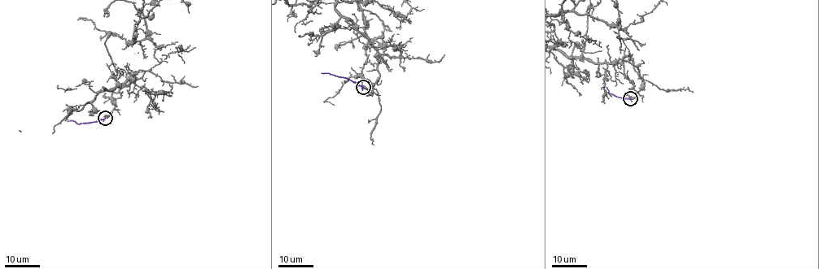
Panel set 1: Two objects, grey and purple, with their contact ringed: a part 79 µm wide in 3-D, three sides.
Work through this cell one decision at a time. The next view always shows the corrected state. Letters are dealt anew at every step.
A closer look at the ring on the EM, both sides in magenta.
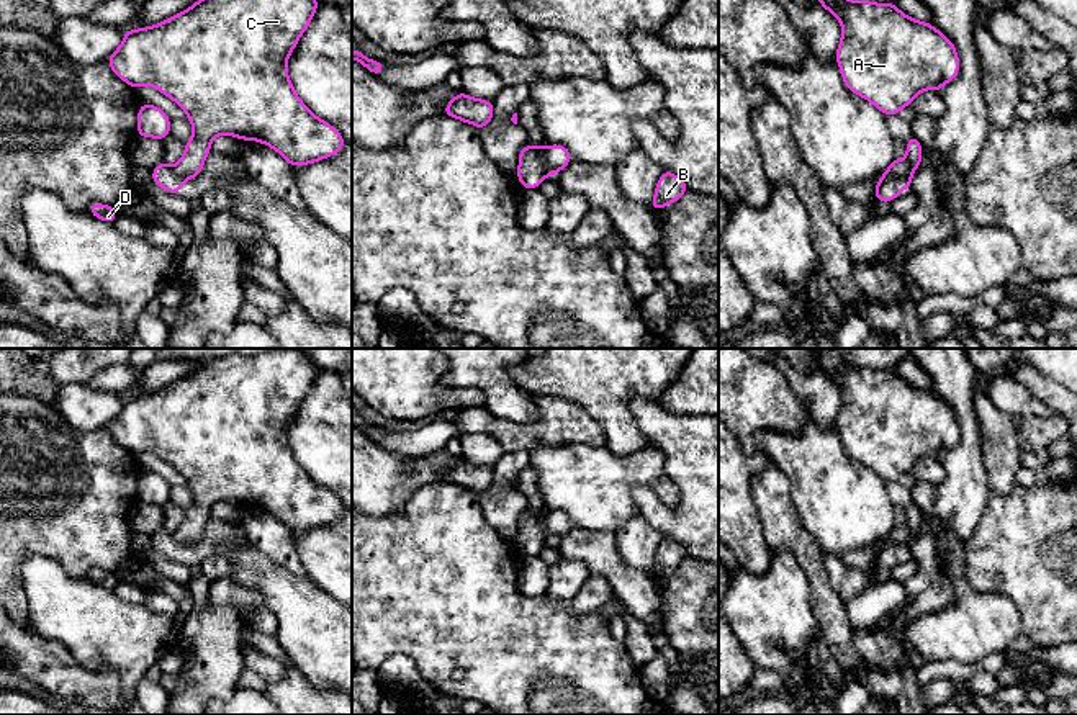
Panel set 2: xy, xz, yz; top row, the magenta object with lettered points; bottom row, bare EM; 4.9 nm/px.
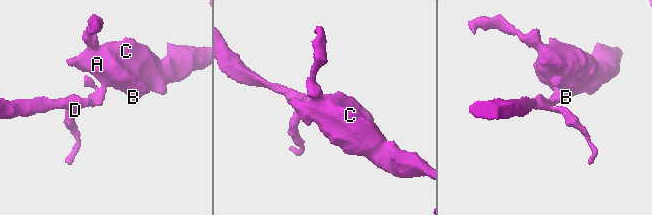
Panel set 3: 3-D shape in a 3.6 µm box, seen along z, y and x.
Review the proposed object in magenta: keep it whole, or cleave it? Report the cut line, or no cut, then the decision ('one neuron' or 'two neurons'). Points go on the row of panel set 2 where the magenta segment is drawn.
cut yz (912, 164), (909, 174), (884, 175); two neurons

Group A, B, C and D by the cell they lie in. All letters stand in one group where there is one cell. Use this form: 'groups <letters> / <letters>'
groups A B C / D

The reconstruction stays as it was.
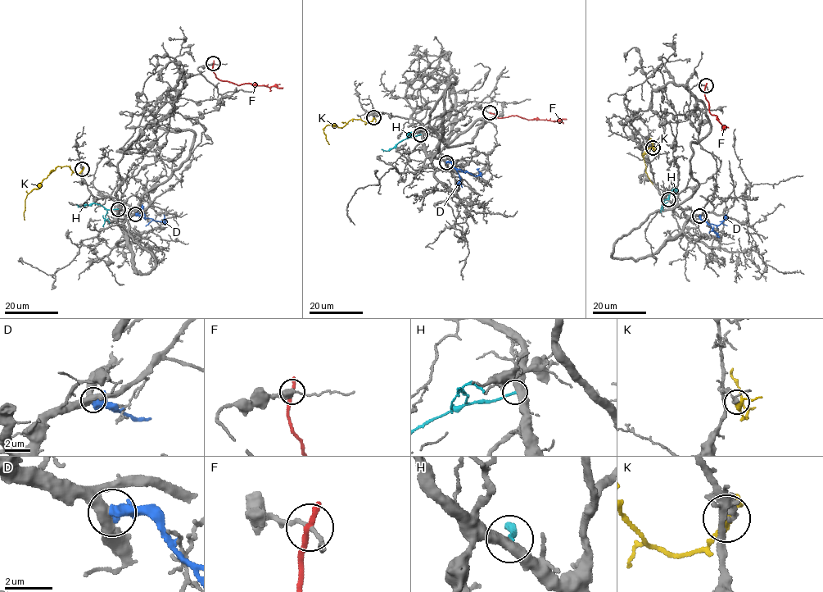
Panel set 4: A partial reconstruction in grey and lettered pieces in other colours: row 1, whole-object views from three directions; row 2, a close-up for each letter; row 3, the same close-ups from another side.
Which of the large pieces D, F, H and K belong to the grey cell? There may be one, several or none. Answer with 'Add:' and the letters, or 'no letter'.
Add: no letter

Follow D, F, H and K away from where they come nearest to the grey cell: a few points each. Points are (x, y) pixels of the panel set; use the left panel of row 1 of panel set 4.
D: (135, 214), (164, 221), (163, 214)
F: (213, 63), (214, 73), (219, 79), (237, 84), (282, 88)
H: (118, 209), (106, 209), (92, 203), (83, 207), (76, 205)
K: (83, 170), (75, 174), (67, 166), (58, 166), (43, 179), (38, 188), (33, 188), (25, 198), (24, 220)

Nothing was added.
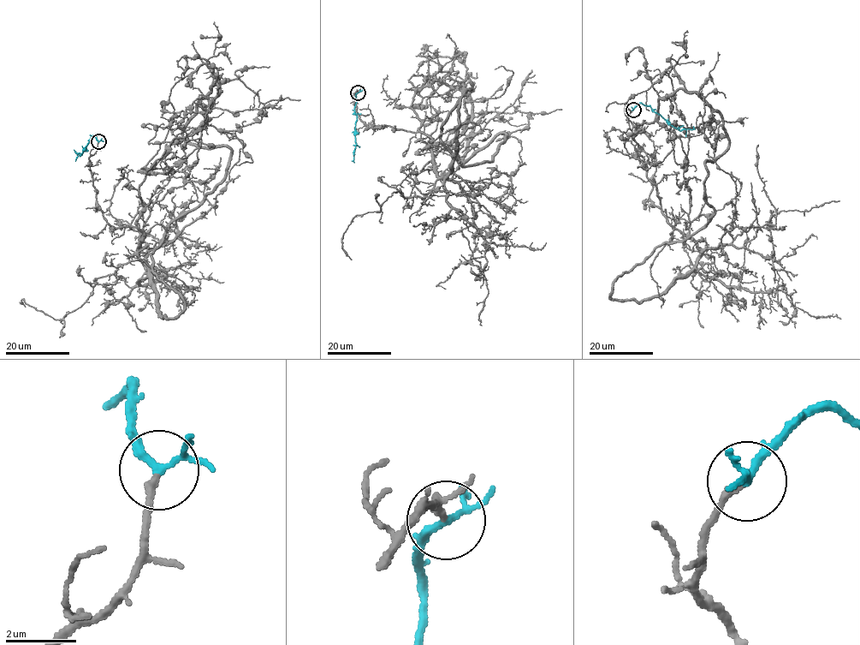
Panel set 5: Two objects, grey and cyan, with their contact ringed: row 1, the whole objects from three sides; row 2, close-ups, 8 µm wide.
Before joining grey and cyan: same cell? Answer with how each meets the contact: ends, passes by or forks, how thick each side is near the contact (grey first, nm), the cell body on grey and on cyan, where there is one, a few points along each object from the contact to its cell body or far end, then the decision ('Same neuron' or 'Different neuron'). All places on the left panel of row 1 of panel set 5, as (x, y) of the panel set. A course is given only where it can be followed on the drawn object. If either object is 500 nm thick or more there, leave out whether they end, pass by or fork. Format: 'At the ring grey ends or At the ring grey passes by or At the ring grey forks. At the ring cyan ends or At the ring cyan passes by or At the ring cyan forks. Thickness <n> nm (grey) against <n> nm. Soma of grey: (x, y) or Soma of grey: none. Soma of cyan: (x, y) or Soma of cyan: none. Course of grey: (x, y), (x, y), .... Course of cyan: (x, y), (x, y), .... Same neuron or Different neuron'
At the ring grey ends. At the ring cyan forks. Thickness 200 nm (grey) against 160 nm. Soma of grey: none. Soma of cyan: none. Course of grey: (98, 141), (98, 208), (135, 226), (139, 184), (219, 90), (205, 64), (171, 88), (172, 125), (137, 172). Course of cyan: (98, 141), (96, 134), (80, 155), (74, 149). Same neuron

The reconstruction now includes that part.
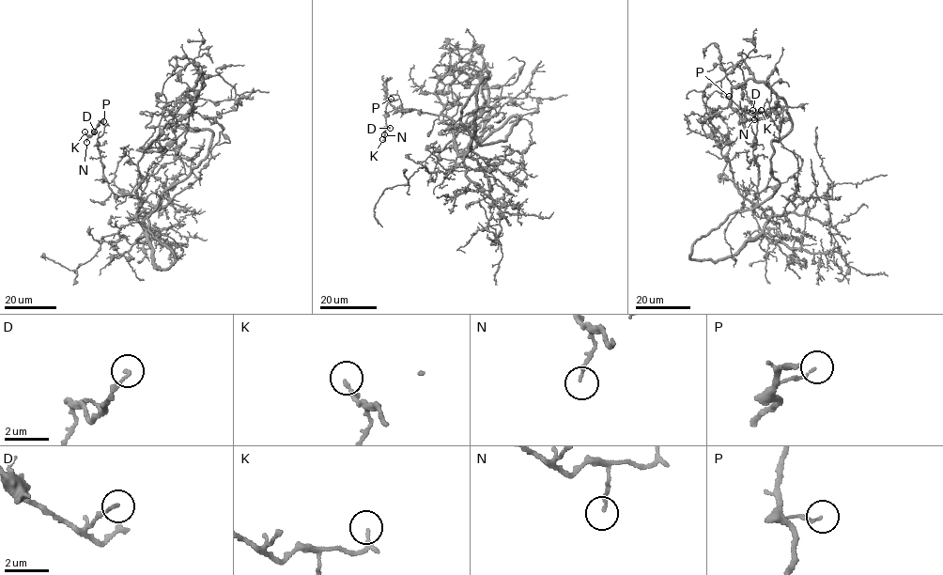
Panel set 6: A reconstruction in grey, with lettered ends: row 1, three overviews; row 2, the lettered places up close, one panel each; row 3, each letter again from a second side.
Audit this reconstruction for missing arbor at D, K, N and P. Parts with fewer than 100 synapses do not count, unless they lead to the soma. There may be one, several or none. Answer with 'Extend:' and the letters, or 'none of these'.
Extend: none of these

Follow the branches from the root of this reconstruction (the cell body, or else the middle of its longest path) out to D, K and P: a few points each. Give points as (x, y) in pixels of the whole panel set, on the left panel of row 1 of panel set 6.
D: (171, 162), (150, 176), (139, 209), (142, 201), (116, 195), (104, 175), (97, 143), (102, 119), (94, 132)
K: (171, 162), (150, 176), (139, 209), (142, 201), (116, 195), (104, 175), (102, 119), (90, 137), (85, 132)
P: (171, 162), (150, 176), (139, 209), (142, 201), (134, 195), (116, 195), (98, 147), (103, 121)

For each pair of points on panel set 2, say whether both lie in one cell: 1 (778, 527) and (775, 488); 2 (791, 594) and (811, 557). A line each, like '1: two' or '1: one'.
1: one
2: two

